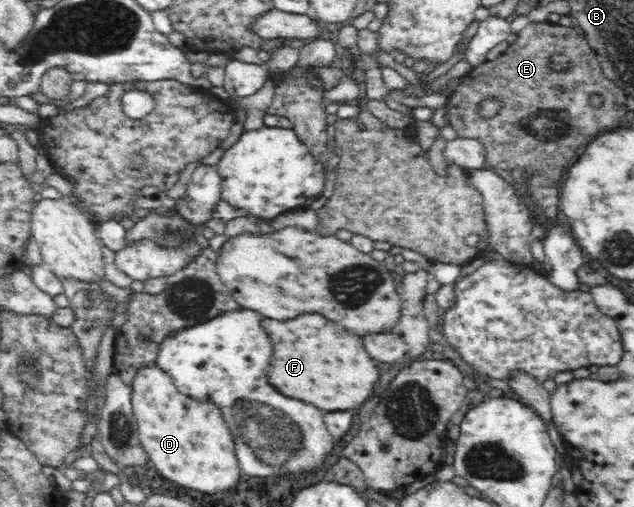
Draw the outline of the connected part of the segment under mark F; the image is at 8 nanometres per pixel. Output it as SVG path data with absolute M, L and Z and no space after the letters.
M298 315L298 319L288 319L286 323L266 319L266 331L270 331L270 343L274 343L274 371L270 371L269 383L284 395L312 403L324 411L358 407L370 395L378 379L378 369L375 361L368 361L358 335L350 335L346 329L330 323L324 315Z

